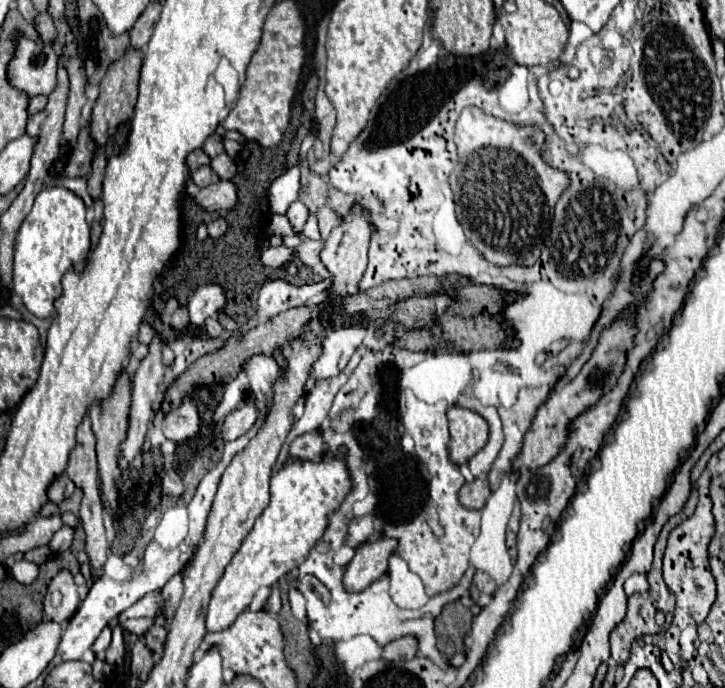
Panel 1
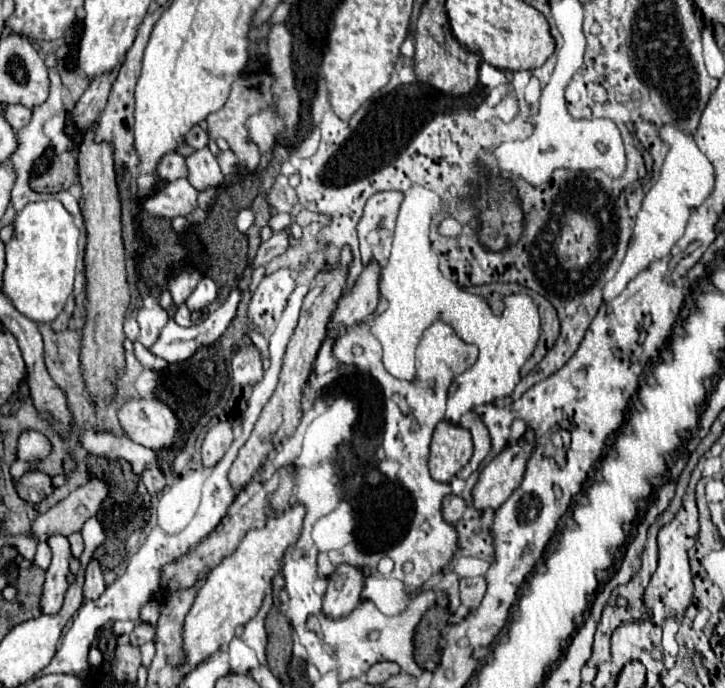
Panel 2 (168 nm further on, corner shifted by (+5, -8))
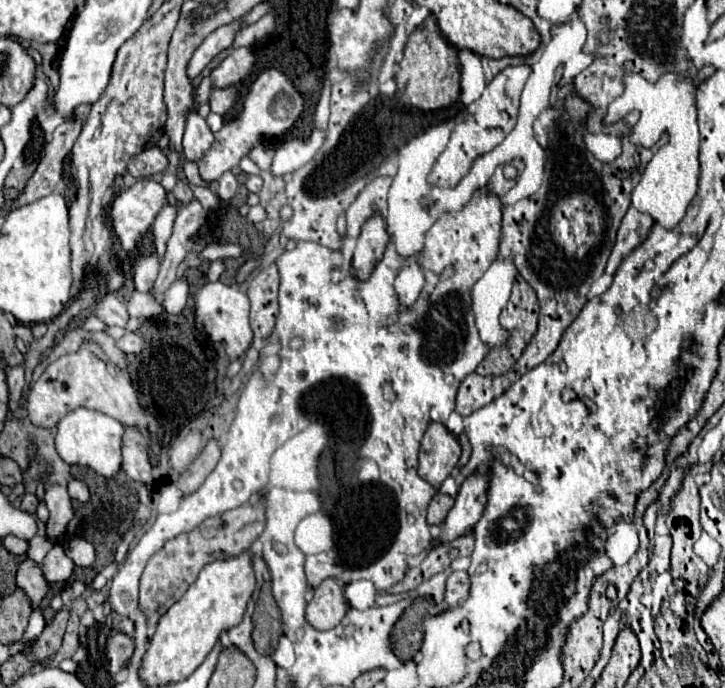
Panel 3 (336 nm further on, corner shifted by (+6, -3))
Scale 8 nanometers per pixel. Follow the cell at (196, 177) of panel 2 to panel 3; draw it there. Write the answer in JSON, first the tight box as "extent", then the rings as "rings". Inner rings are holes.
{"extent":[184,111,214,161],"rings":[[[198,111],[188,113],[186,129],[184,129],[184,155],[188,161],[198,161],[212,145],[214,133],[210,131],[204,117]]]}

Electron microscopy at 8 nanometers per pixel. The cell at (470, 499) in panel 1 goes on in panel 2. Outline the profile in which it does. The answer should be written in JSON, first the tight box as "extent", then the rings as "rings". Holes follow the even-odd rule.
{"extent":[443,494,467,524],"rings":[[[455,494],[445,496],[445,500],[443,500],[443,518],[447,522],[455,524],[457,520],[461,520],[465,510],[467,510],[467,504],[465,504],[465,500],[461,496],[455,496]]]}

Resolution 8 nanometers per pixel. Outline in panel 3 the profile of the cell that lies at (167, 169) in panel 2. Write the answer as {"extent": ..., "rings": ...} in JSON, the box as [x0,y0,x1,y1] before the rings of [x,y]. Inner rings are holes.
{"extent":[128,147,168,179],"rings":[[[150,147],[140,155],[132,155],[132,159],[128,161],[128,173],[136,179],[144,179],[156,173],[162,173],[166,165],[168,165],[166,155],[158,147]]]}

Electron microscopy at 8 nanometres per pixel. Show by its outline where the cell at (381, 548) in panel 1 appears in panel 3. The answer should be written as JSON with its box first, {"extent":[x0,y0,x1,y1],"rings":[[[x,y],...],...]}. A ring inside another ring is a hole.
{"extent":[306,579,348,631],"rings":[[[334,579],[322,581],[314,589],[314,599],[306,607],[308,625],[318,631],[326,631],[336,627],[348,611],[348,601],[344,597],[344,585]]]}

